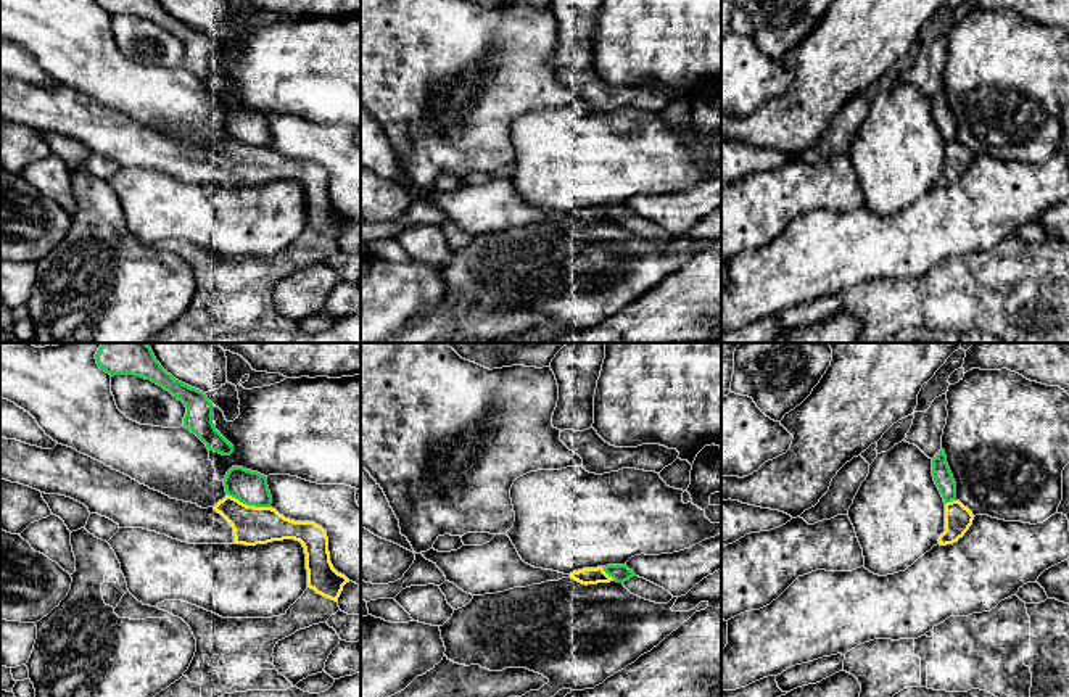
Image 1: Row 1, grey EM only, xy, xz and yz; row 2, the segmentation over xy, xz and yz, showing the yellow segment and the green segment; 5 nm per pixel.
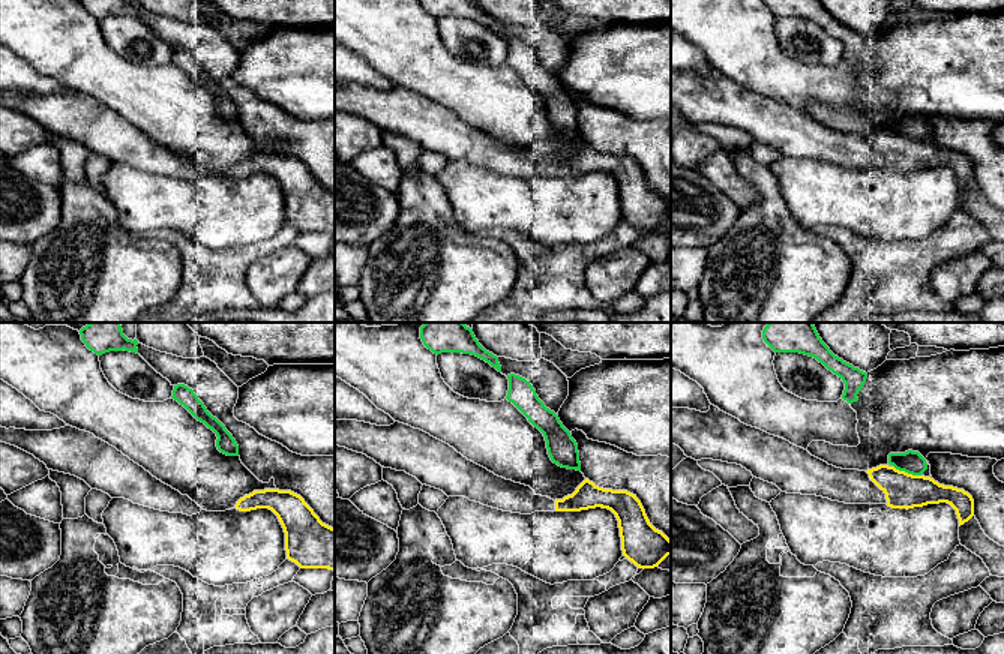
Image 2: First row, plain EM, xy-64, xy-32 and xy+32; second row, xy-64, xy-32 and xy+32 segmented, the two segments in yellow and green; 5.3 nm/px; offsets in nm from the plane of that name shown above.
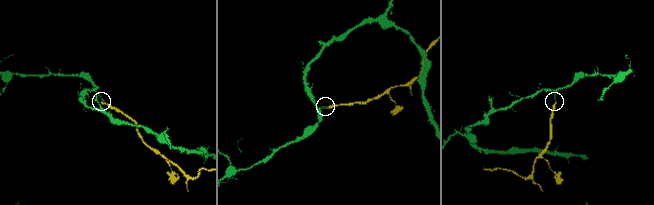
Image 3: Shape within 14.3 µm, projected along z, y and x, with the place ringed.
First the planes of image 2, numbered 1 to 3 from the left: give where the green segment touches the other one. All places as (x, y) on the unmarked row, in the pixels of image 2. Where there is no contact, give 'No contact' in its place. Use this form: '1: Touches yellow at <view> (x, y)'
1: No contact
2: No contact
3: Touches yellow at xy+32 (907, 137)

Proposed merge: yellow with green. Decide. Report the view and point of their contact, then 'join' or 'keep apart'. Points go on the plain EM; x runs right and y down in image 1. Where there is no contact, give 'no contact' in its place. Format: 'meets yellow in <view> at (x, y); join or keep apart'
meets yellow in xy at (250, 145); keep apart

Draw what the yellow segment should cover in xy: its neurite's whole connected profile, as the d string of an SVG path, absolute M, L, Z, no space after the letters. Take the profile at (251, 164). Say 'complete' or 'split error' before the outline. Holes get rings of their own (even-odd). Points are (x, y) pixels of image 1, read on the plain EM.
split error; M0 77L0 118L45 134L71 137L84 143L90 153L113 159L119 167L143 167L188 184L256 185L295 179L304 187L307 227L338 241L343 225L349 222L345 214L333 208L327 171L314 161L295 161L285 158L272 146L246 145L232 135L225 135L214 146L201 148L196 143L171 138L159 130L150 129L130 116L63 84L56 84L53 89L42 89L16 79Z

